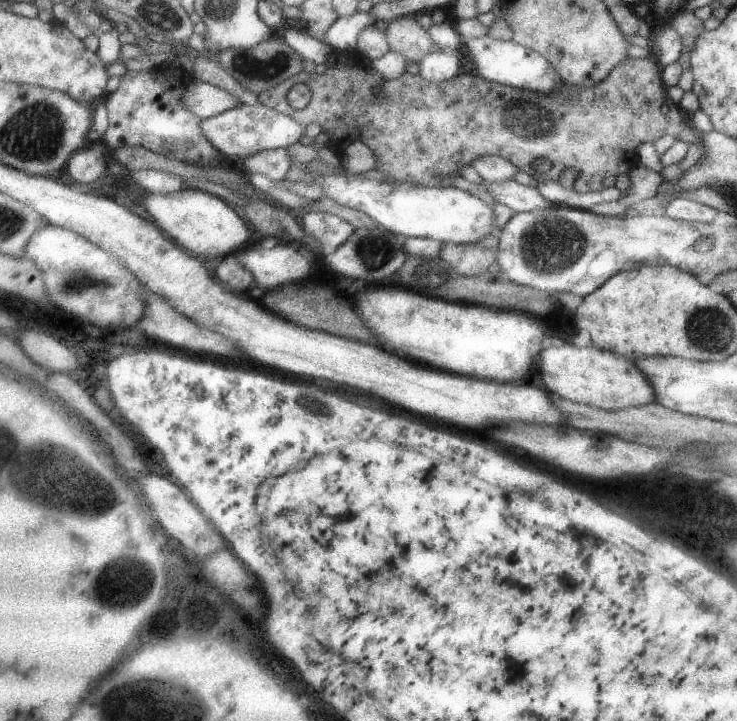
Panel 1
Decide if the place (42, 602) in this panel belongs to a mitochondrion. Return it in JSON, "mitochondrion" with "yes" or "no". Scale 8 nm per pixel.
{"mitochondrion":"no"}

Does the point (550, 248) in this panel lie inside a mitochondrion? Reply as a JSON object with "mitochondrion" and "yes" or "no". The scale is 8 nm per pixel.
{"mitochondrion":"yes"}

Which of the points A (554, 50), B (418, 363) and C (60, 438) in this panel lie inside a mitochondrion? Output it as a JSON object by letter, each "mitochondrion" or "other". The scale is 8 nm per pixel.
{"A":"other","B":"other","C":"mitochondrion"}

